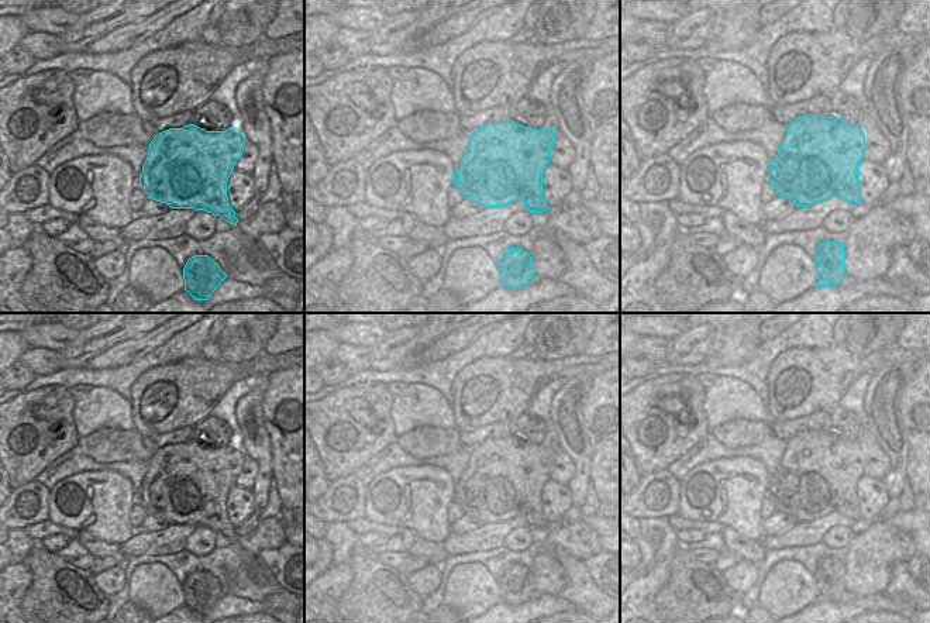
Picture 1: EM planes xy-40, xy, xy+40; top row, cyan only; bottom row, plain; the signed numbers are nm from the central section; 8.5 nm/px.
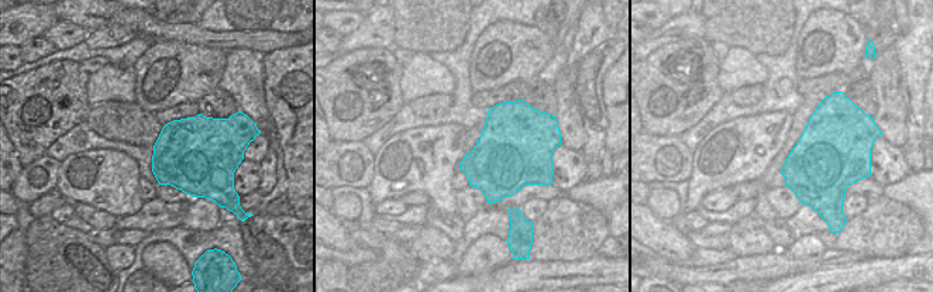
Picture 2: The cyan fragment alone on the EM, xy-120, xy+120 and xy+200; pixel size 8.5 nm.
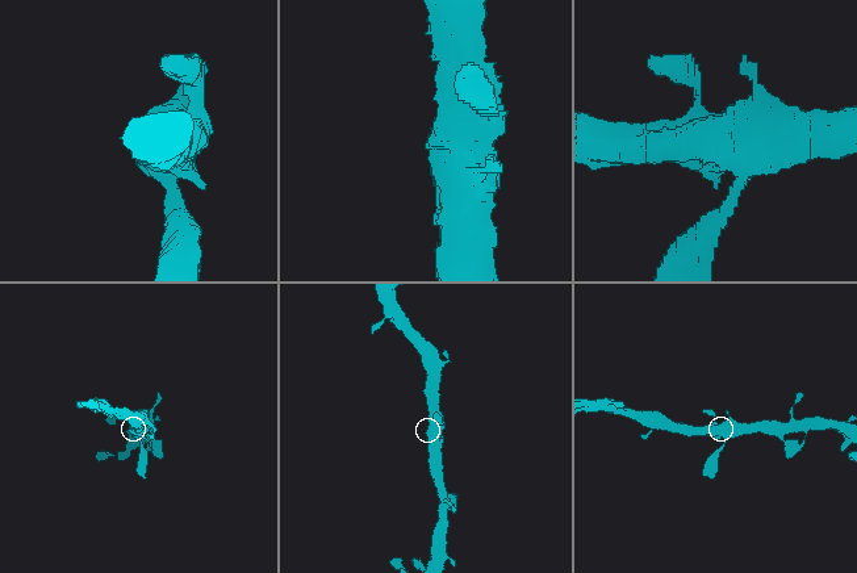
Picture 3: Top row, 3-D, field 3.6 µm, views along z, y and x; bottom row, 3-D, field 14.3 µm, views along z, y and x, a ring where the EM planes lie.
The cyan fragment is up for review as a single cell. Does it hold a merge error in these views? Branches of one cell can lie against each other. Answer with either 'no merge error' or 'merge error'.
no merge error

